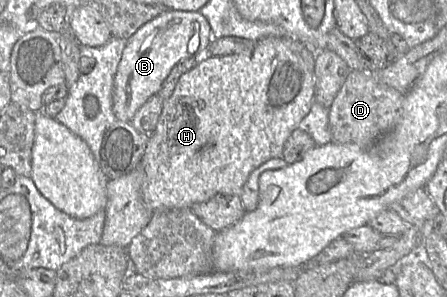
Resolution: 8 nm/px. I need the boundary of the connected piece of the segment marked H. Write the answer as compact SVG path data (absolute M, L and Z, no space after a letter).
M268 36L255 42L251 50L227 56L205 54L195 67L181 75L171 96L164 100L162 112L153 135L148 139L140 166L145 173L142 184L142 197L152 210L191 208L195 203L205 202L216 195L241 195L243 186L251 172L272 158L282 156L283 146L292 131L298 128L300 121L309 113L314 102L316 80L299 54L303 43L296 39Z

